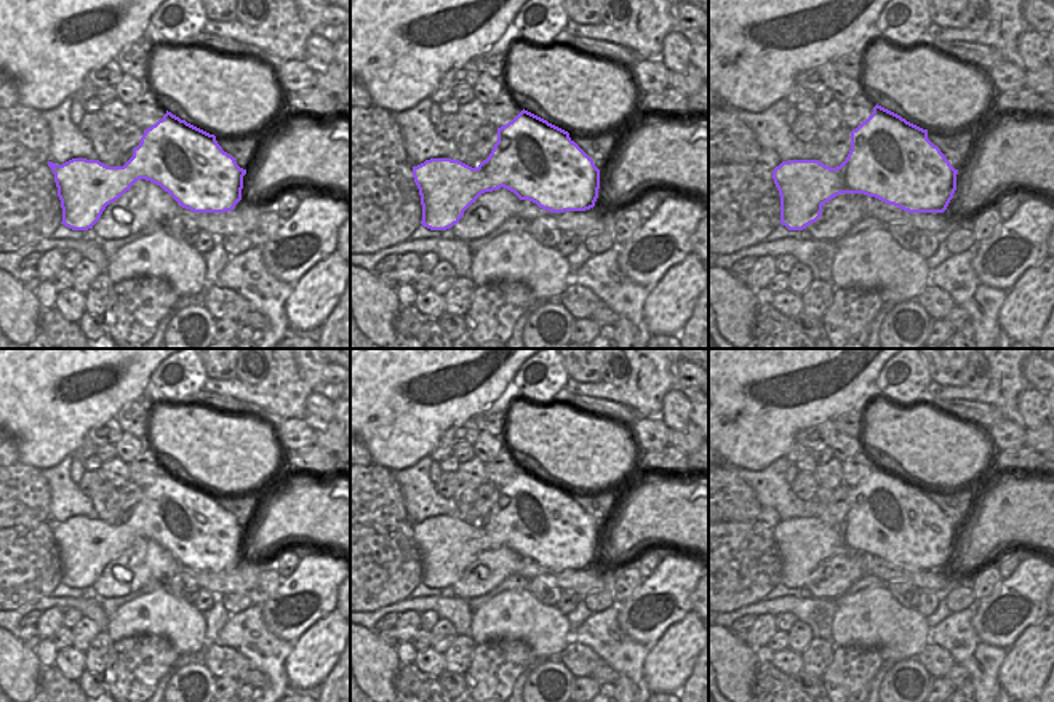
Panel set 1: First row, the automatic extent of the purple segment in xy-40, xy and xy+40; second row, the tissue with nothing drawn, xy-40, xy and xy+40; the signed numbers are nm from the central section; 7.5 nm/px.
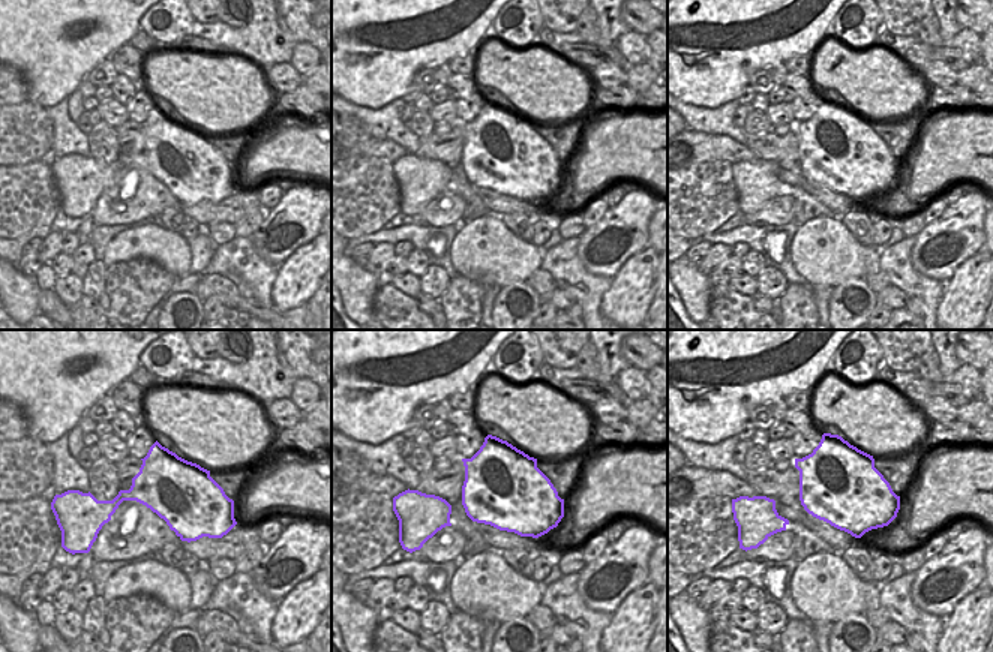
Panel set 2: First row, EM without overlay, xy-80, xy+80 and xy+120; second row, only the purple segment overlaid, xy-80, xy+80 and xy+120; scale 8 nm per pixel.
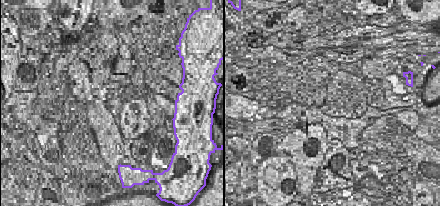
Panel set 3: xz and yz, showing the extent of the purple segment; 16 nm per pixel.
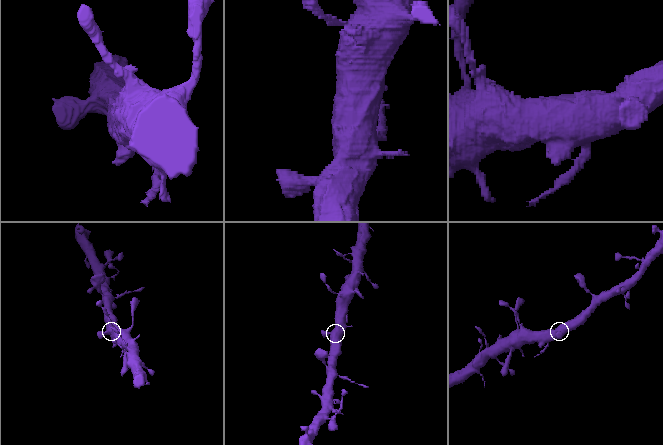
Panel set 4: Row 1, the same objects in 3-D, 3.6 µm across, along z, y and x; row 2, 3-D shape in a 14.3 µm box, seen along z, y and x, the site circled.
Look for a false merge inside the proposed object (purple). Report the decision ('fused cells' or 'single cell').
single cell

